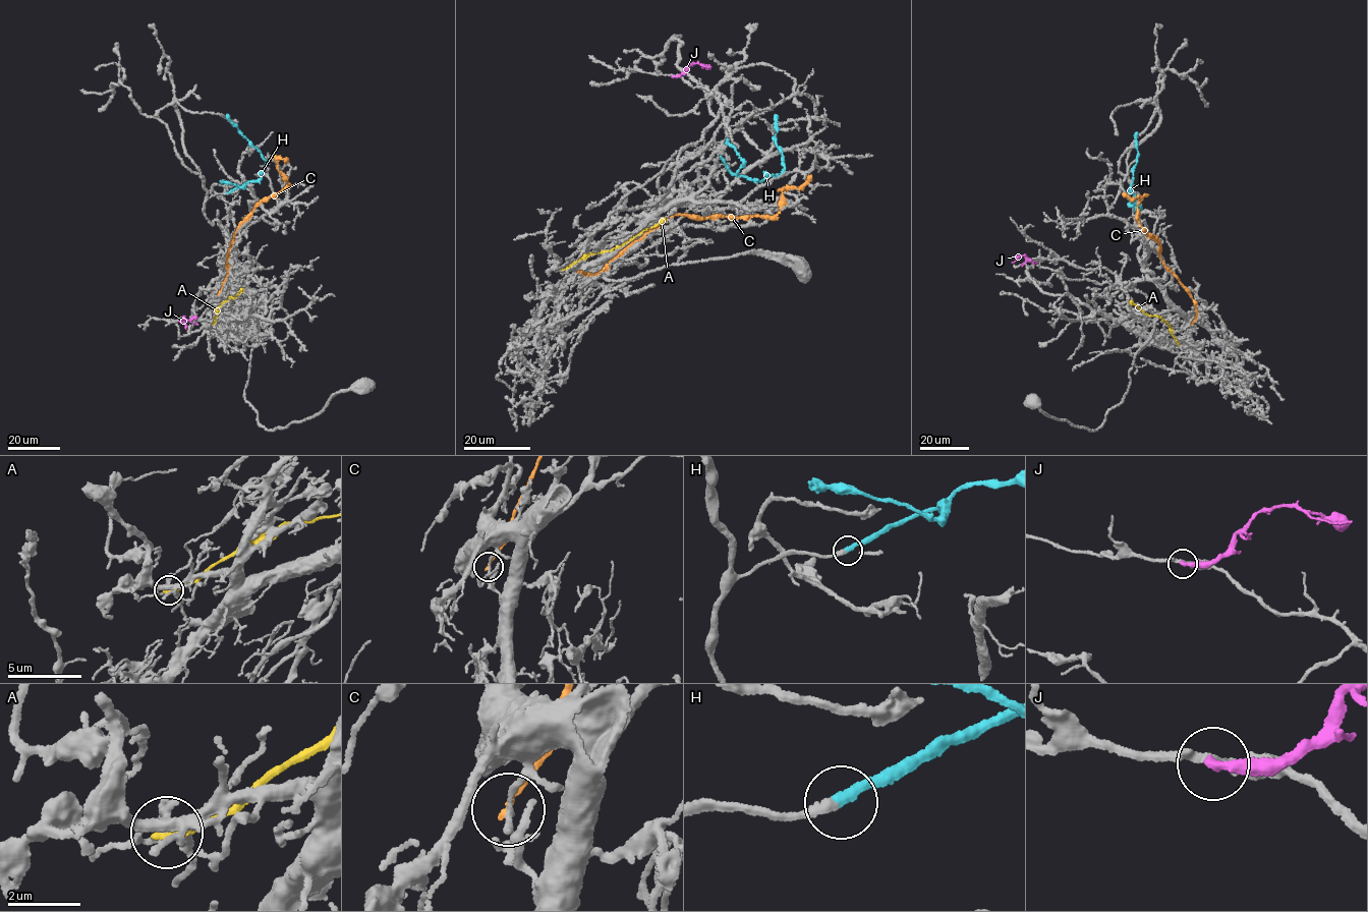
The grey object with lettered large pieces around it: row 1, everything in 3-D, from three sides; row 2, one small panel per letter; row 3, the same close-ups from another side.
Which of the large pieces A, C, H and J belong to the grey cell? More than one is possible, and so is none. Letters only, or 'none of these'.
H

